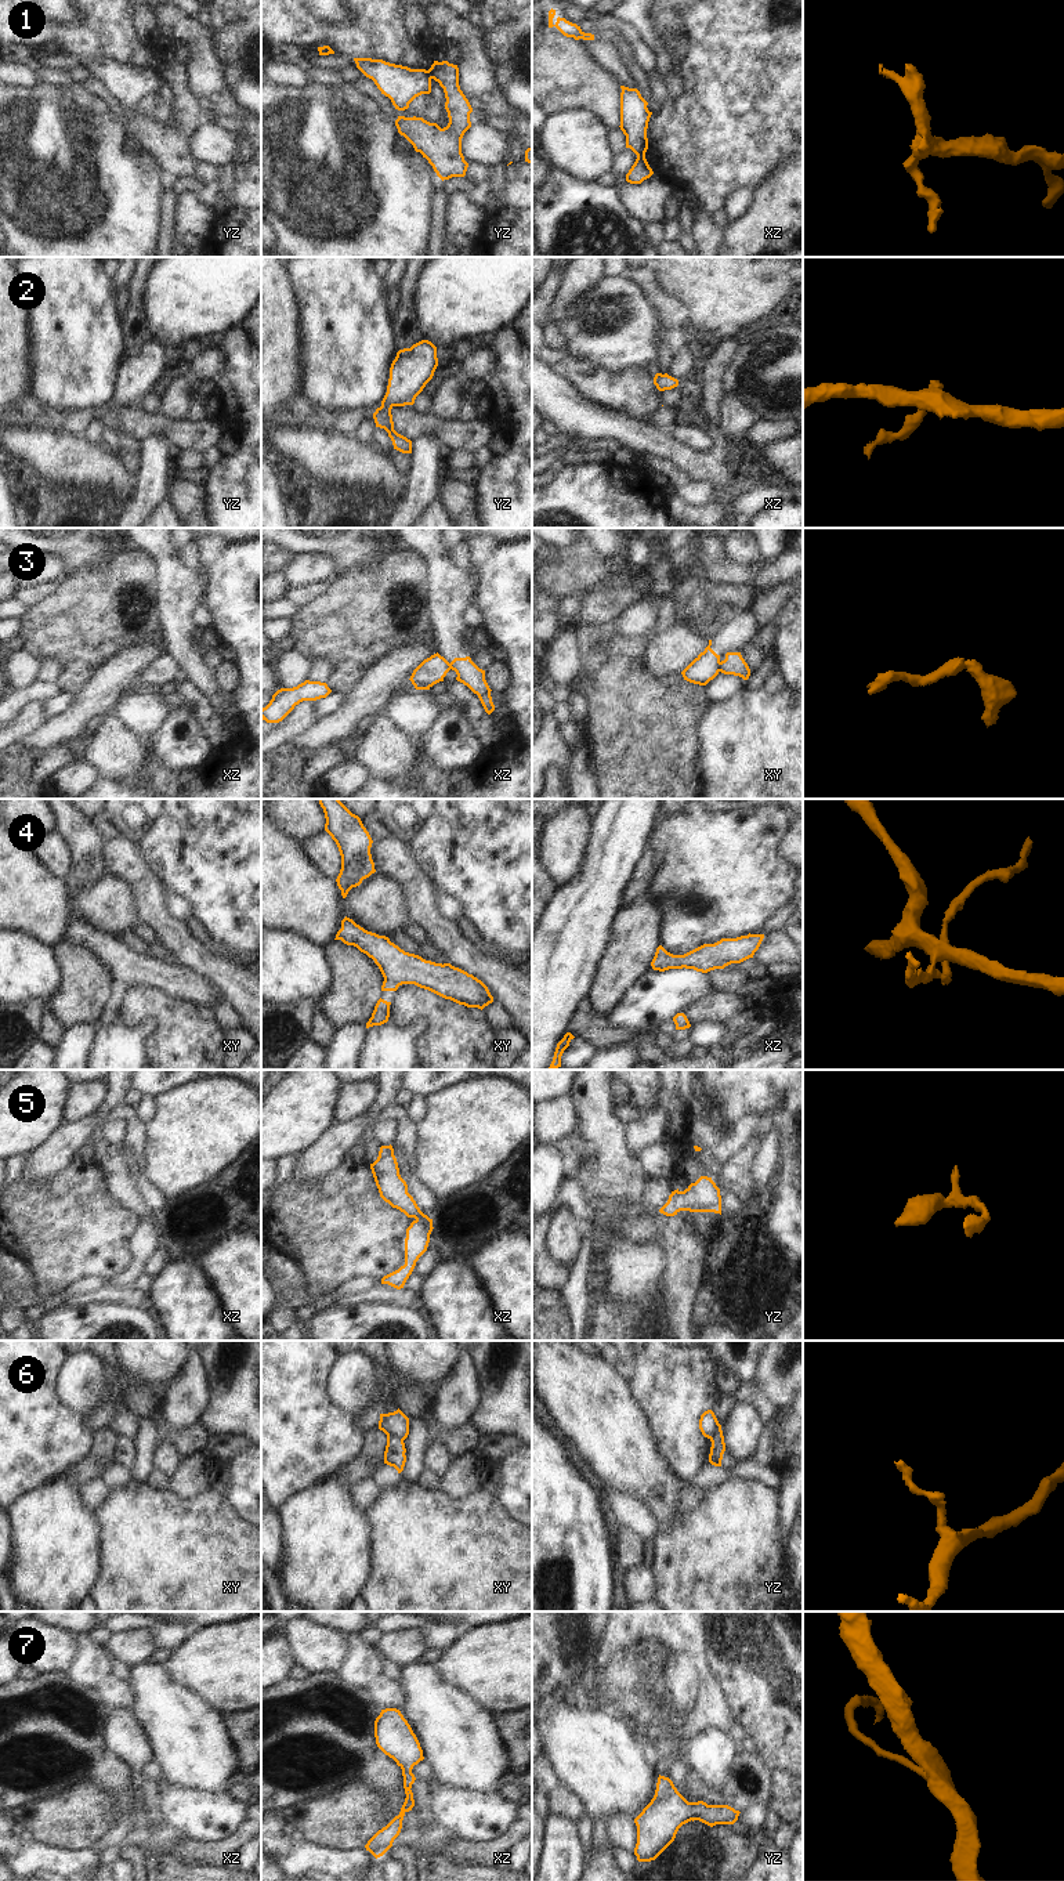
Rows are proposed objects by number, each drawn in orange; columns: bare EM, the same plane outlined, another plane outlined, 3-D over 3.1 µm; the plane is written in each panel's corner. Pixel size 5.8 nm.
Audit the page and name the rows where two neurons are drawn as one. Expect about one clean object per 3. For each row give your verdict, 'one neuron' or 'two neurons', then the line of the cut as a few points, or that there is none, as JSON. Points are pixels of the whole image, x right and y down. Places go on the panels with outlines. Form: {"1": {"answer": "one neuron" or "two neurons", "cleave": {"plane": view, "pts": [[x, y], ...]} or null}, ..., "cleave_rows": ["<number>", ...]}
{"1": {"answer": "two neurons", "cleave": {"plane": "yz", "pts": [[427, 71], [431, 78]]}}, "2": {"answer": "two neurons", "cleave": {"plane": "yz", "pts": [[382, 405], [391, 408]]}}, "3": {"answer": "two neurons", "cleave": {"plane": "xy", "pts": [[719, 662], [720, 670]]}}, "4": {"answer": "two neurons", "cleave": {"plane": "xz", "pts": [[666, 951], [654, 969]]}}, "5": {"answer": "one neuron", "cleave": null}, "6": {"answer": "two neurons", "cleave": {"plane": "xy", "pts": [[387, 1433], [402, 1440]]}}, "7": {"answer": "one neuron", "cleave": null}, "cleave_rows": ["1", "2", "3", "4", "6"]}

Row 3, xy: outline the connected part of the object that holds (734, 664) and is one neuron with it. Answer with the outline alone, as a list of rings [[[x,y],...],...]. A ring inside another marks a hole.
[[[727,652],[725,659],[720,662],[720,672],[724,674],[739,676],[748,680],[750,676],[750,669],[741,652]]]

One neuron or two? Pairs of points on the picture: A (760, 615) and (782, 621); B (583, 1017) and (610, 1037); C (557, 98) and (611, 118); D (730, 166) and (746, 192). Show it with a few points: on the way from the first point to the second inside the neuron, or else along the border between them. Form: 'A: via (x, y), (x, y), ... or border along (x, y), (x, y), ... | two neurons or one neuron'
A: border along (788, 599), (770, 622) | two neurons
B: via (590, 1024), (603, 1035) | one neuron
C: via (571, 98), (592, 98), (597, 104) | one neuron
D: border along (752, 185), (737, 187), (722, 208) | two neurons

